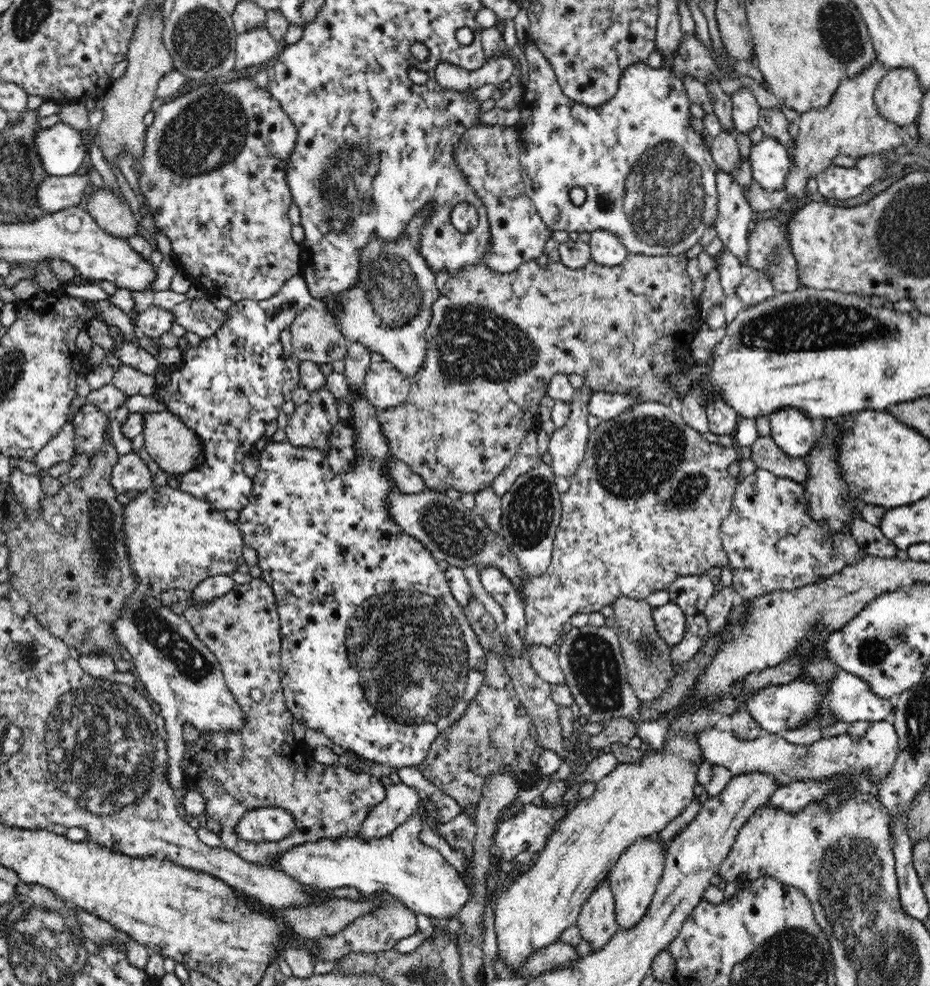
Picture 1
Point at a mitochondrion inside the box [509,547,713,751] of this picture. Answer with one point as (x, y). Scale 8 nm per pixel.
(593, 662)

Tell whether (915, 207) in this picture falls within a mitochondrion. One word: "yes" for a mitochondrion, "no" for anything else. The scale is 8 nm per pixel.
yes

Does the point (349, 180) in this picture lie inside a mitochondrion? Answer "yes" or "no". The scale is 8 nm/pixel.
yes

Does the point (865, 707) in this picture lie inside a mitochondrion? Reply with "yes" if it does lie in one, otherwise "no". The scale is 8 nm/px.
no

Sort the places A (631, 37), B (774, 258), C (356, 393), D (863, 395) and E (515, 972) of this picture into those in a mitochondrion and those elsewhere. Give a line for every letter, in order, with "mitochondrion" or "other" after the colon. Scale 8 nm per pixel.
A: other
B: mitochondrion
C: other
D: other
E: other

